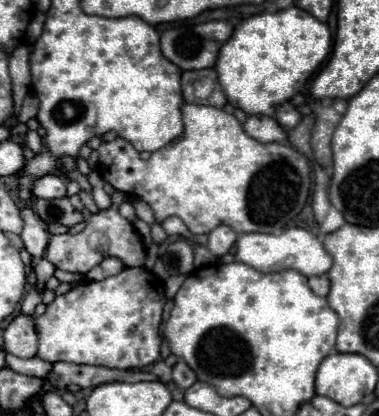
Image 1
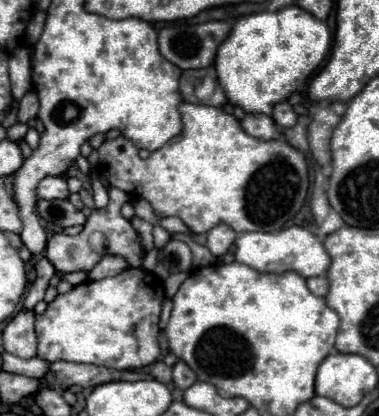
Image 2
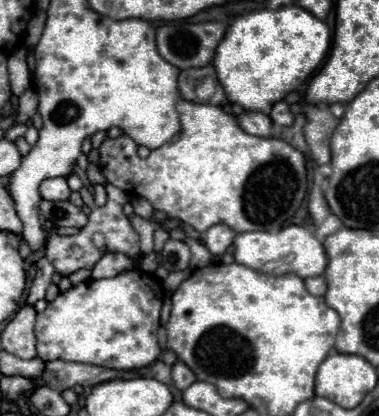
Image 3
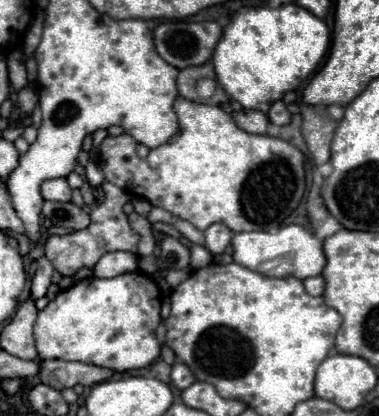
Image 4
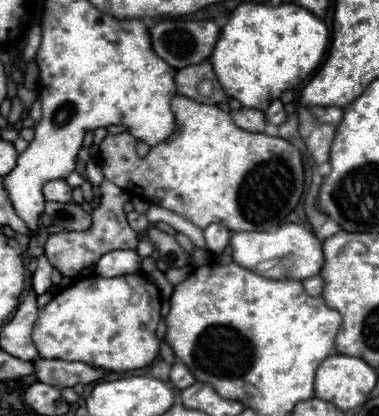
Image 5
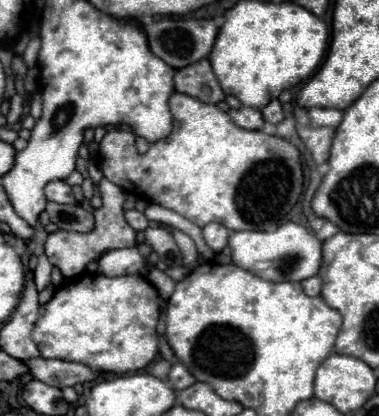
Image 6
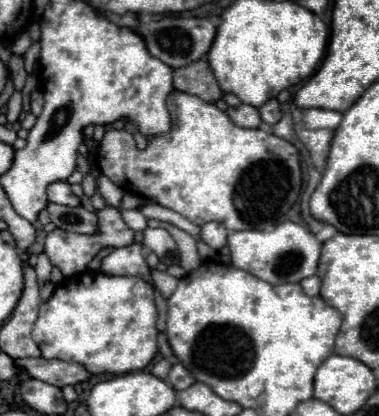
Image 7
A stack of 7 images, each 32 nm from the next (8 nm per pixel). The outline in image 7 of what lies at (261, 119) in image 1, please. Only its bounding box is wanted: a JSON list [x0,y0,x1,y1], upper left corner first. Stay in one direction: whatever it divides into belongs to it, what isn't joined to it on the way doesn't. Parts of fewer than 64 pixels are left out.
[226,104,262,128]

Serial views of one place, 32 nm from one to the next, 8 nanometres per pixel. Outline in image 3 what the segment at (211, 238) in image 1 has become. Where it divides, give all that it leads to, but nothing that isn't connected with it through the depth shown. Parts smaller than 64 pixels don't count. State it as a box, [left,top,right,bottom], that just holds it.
[204,224,236,254]

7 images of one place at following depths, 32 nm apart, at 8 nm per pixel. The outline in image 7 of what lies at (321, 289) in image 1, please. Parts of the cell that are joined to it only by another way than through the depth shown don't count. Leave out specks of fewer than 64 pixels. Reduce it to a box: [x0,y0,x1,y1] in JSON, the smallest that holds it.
[300,276,320,296]

